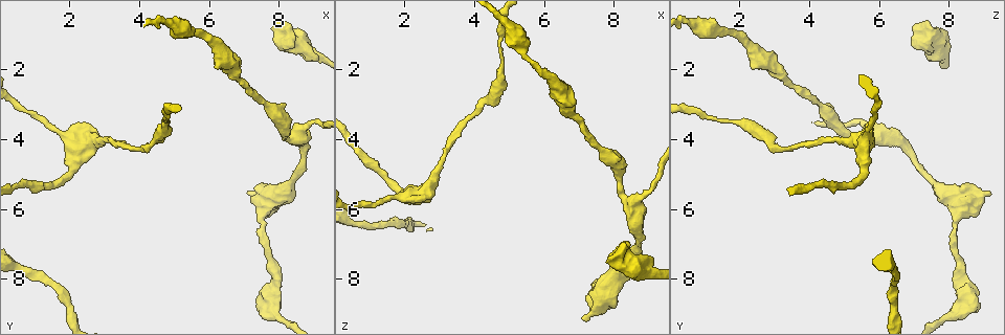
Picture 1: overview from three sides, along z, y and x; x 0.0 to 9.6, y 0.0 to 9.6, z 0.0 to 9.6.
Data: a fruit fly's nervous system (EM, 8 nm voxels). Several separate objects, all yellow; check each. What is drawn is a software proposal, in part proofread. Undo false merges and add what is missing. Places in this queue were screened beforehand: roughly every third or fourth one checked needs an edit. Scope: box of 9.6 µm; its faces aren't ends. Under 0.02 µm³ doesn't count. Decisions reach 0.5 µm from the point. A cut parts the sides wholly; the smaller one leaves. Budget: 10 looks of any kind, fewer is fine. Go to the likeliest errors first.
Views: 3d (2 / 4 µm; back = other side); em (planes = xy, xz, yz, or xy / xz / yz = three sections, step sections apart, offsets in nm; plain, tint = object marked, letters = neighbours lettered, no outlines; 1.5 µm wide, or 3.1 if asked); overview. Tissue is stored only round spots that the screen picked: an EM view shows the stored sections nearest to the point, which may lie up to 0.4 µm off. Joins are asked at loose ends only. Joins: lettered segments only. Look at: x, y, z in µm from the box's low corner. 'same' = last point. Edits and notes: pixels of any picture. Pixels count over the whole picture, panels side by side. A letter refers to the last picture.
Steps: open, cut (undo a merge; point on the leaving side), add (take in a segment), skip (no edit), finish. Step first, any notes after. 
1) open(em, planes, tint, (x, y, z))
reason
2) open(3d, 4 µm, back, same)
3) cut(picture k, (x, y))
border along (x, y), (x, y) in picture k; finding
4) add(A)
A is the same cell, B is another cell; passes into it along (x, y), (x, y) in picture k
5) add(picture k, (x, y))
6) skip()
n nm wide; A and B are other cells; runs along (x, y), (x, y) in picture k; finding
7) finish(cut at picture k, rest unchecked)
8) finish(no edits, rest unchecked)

open(3d, 4 µm, (2.40, 3.55, 5.80))

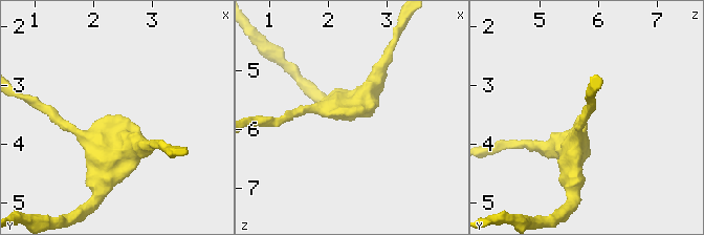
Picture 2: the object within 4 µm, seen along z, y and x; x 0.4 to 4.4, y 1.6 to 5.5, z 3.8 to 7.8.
open(em, planes, letters, (2.30, 3.55, 5.75))

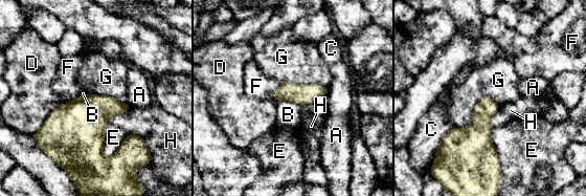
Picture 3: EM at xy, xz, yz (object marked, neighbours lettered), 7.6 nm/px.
skip()
D touches over 420 nm; A, B, C, D, E, F, G and H are other cells; none of them fits

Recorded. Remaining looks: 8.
open(3d, 2 µm, (7.45, 6.50, 8.20))

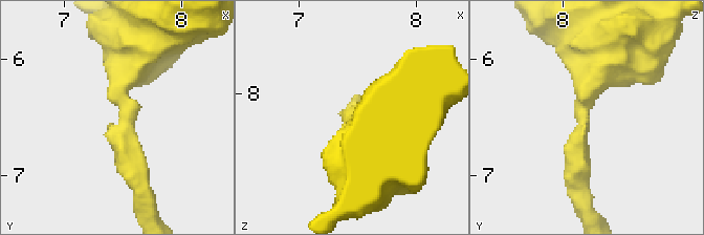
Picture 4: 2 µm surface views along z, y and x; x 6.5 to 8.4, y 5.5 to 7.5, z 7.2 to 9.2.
open(em, planes, letters, (7.50, 6.54, 8.18))
arms of 190, 600 nm; now the EM

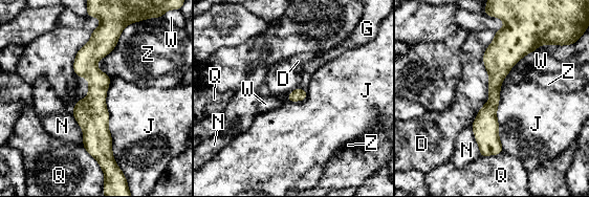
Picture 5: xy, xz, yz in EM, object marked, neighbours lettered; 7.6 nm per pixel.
skip()
J touches over 650 nm; D, G, J, N, Q, W and Z are other cells; border along (110, 78), (105, 106), (117, 165) in picture 5; all the same cell

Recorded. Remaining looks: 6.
open(3d, 4 µm, (4.35, 4.15, 2.90))
thick turns thin

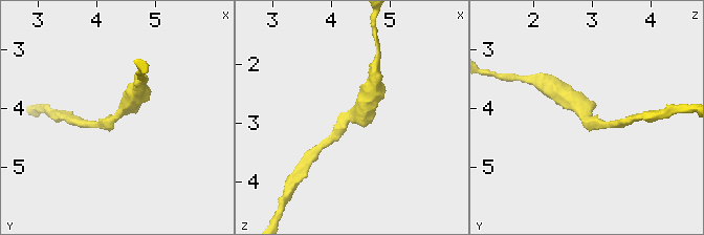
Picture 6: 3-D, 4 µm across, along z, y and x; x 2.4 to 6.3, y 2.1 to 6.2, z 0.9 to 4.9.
open(em, xz, step 4, plain, (4.35, 4.10, 2.95))
now the EM

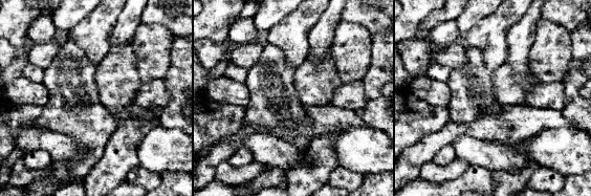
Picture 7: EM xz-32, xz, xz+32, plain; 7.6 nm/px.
open(em, xz, step 4, letters, same)

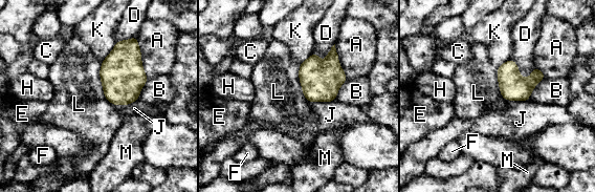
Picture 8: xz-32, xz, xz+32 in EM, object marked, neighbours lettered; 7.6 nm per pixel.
skip()
A, B, C, D, E, F, H, J, K, L and M are other cells; border along (102, 61), (104, 97), (113, 105) in picture 8; one cell here

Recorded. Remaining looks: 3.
open(3d, 4 µm, (8.20, 3.85, 5.10))
a narrow waist

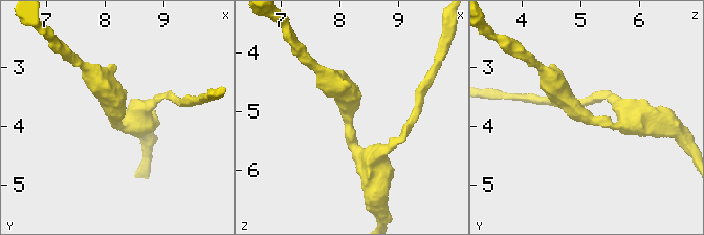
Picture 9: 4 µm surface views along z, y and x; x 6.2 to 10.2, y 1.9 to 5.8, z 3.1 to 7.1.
open(em, yz, step 8, letters, (8.15, 3.85, 5.15))

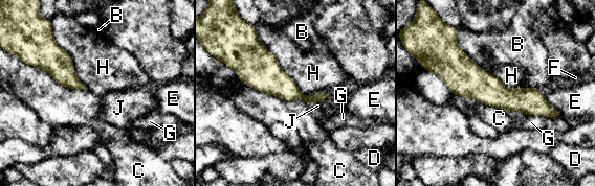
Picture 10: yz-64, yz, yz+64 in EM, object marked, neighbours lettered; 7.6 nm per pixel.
skip()
B, C, D, E, F, G, H and J are other cells; runs along (438, 70), (555, 114) in picture 10; continuous, no second cell

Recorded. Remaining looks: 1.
finish(no edits, rest unchecked)

